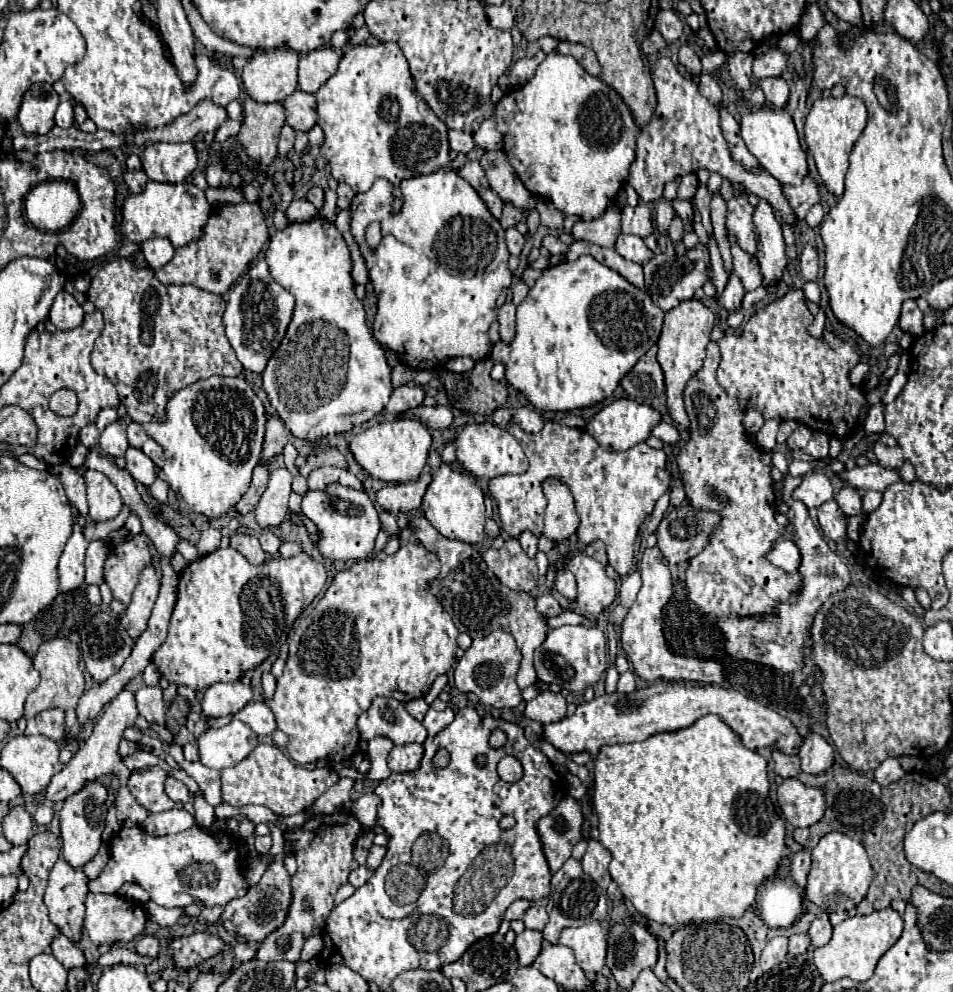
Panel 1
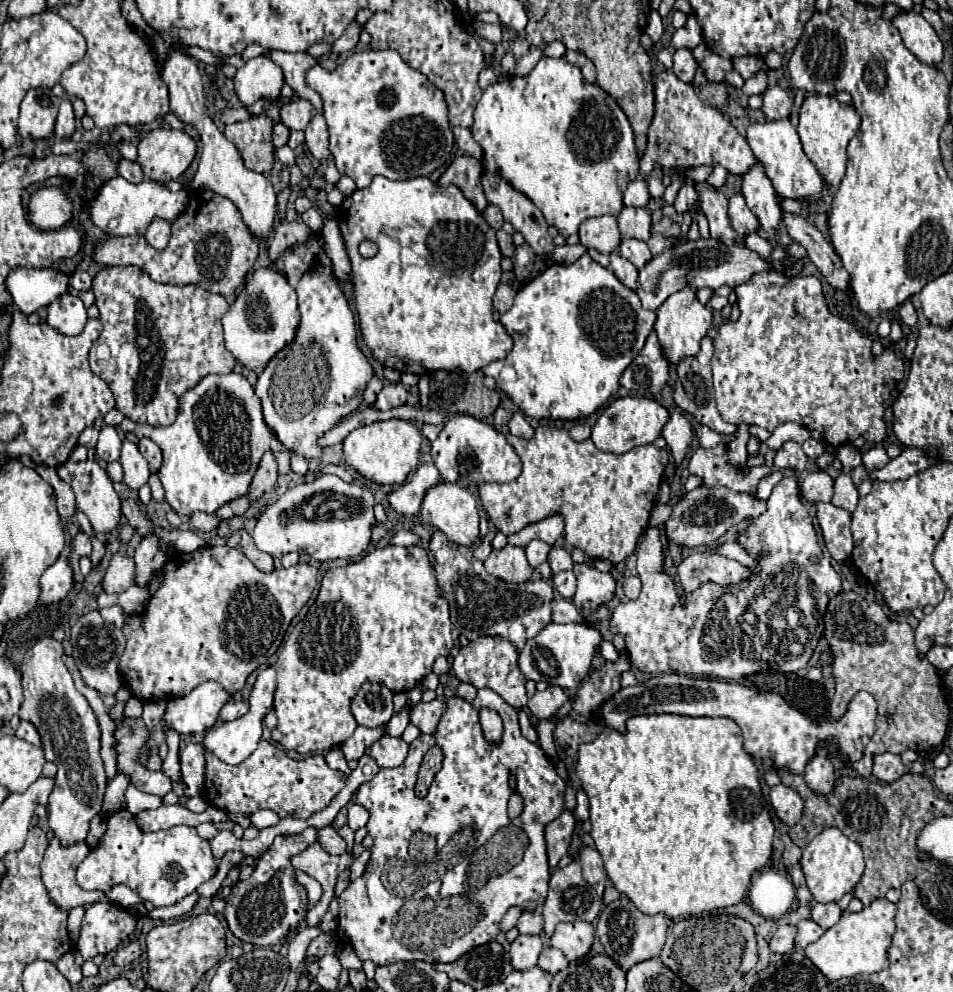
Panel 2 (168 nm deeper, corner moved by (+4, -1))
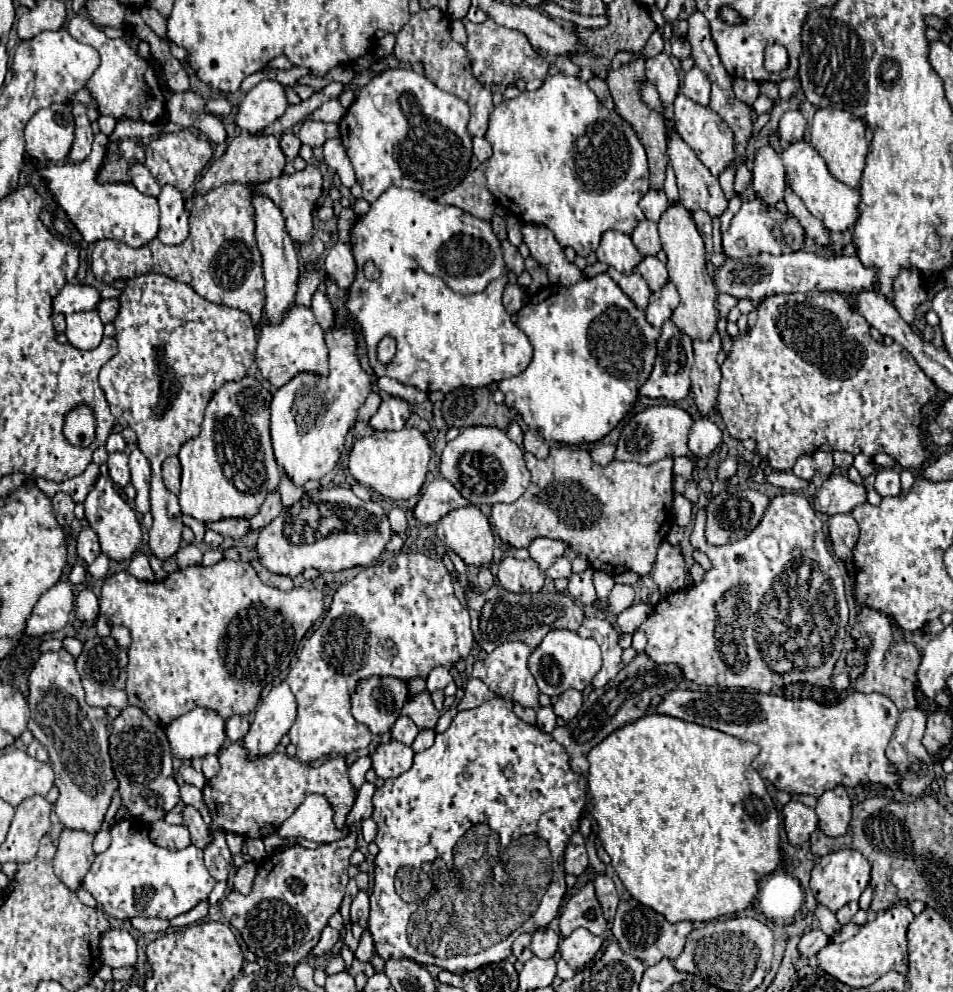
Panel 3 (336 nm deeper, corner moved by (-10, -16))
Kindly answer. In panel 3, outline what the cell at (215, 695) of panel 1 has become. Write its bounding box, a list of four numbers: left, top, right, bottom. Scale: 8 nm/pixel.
[167,708,225,760]

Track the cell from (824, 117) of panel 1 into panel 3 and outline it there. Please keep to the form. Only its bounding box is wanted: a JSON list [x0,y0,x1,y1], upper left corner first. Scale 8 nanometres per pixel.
[811,108,867,188]

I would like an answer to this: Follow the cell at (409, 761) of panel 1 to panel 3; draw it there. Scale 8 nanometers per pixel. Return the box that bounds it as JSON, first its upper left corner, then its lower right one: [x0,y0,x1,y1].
[371,740,415,780]

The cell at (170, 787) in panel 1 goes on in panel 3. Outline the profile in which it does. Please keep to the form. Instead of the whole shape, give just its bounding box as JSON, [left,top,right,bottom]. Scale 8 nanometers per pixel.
[109,706,179,822]

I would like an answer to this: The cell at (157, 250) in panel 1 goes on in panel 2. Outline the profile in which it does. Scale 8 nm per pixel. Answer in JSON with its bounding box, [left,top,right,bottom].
[145,219,171,251]

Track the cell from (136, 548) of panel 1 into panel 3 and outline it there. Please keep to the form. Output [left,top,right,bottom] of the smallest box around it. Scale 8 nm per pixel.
[111,626,131,650]

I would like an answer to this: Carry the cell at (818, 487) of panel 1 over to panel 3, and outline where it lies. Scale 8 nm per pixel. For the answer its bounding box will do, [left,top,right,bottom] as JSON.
[813,474,867,514]

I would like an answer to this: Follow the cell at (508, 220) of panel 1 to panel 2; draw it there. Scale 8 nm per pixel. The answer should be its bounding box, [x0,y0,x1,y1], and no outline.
[483,205,503,229]

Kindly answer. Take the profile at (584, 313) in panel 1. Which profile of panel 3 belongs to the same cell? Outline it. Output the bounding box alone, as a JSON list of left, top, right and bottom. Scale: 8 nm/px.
[499,274,661,444]

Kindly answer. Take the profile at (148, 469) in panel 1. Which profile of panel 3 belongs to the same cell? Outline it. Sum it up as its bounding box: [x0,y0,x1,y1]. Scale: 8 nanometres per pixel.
[129,448,151,512]

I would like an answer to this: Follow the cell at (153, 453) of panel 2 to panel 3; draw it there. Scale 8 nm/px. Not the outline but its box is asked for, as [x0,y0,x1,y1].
[163,456,181,494]

